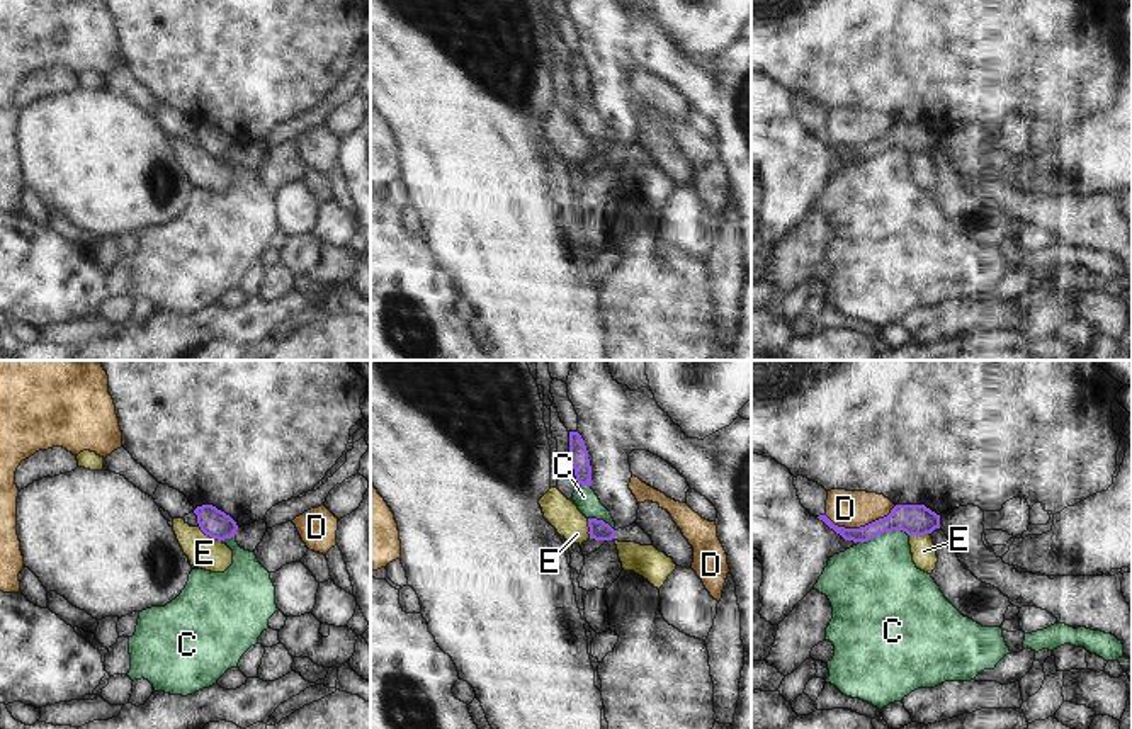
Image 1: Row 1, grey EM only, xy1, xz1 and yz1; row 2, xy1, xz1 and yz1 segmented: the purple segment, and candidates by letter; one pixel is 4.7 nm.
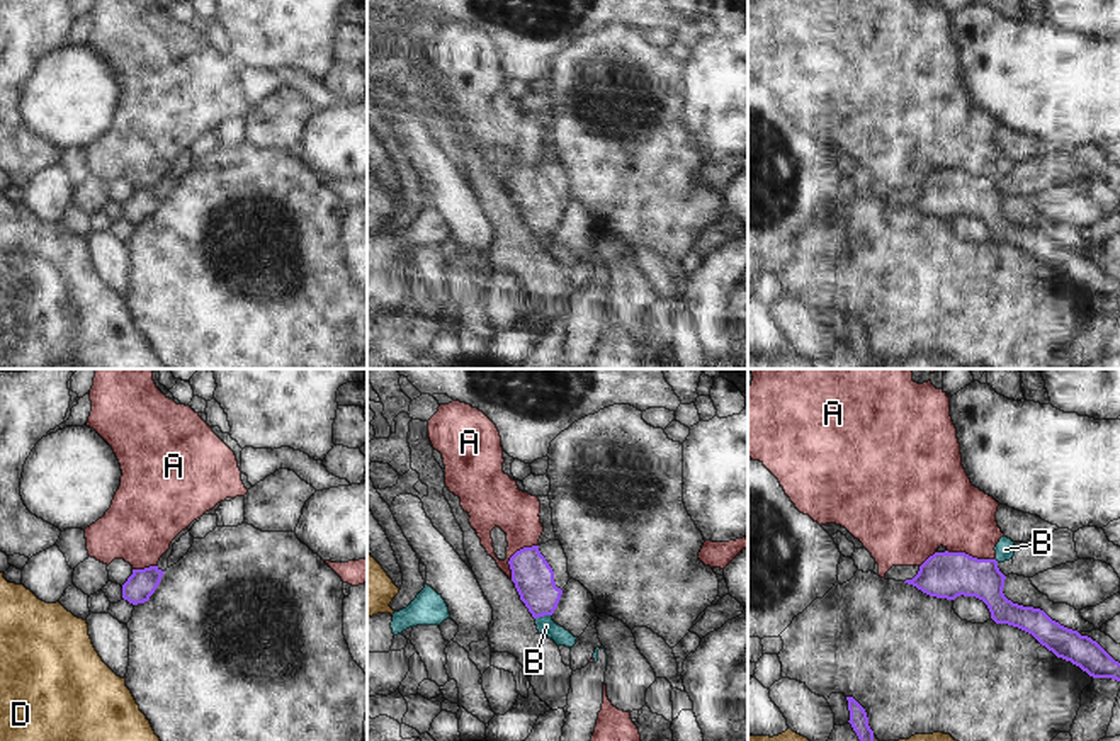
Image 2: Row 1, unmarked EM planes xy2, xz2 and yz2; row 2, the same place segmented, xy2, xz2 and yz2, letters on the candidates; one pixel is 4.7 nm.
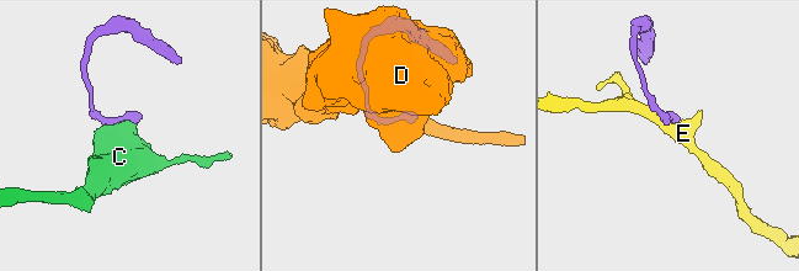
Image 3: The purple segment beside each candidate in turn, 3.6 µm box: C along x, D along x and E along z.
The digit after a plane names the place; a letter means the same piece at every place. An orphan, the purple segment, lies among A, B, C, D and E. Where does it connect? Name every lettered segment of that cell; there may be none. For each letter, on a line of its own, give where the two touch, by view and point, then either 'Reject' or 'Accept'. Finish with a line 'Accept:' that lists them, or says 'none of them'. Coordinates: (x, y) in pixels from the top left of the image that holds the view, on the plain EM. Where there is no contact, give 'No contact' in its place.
A: Touches purple at xz2 (514, 174). Reject
B: Touches purple at xz2 (543, 235). Reject
C: Touches purple at yz1 (882, 152). Reject
D: Touches purple at yz1 (860, 146). Reject
E: Touches purple at xy1 (209, 155). Reject
Accept: none of them

